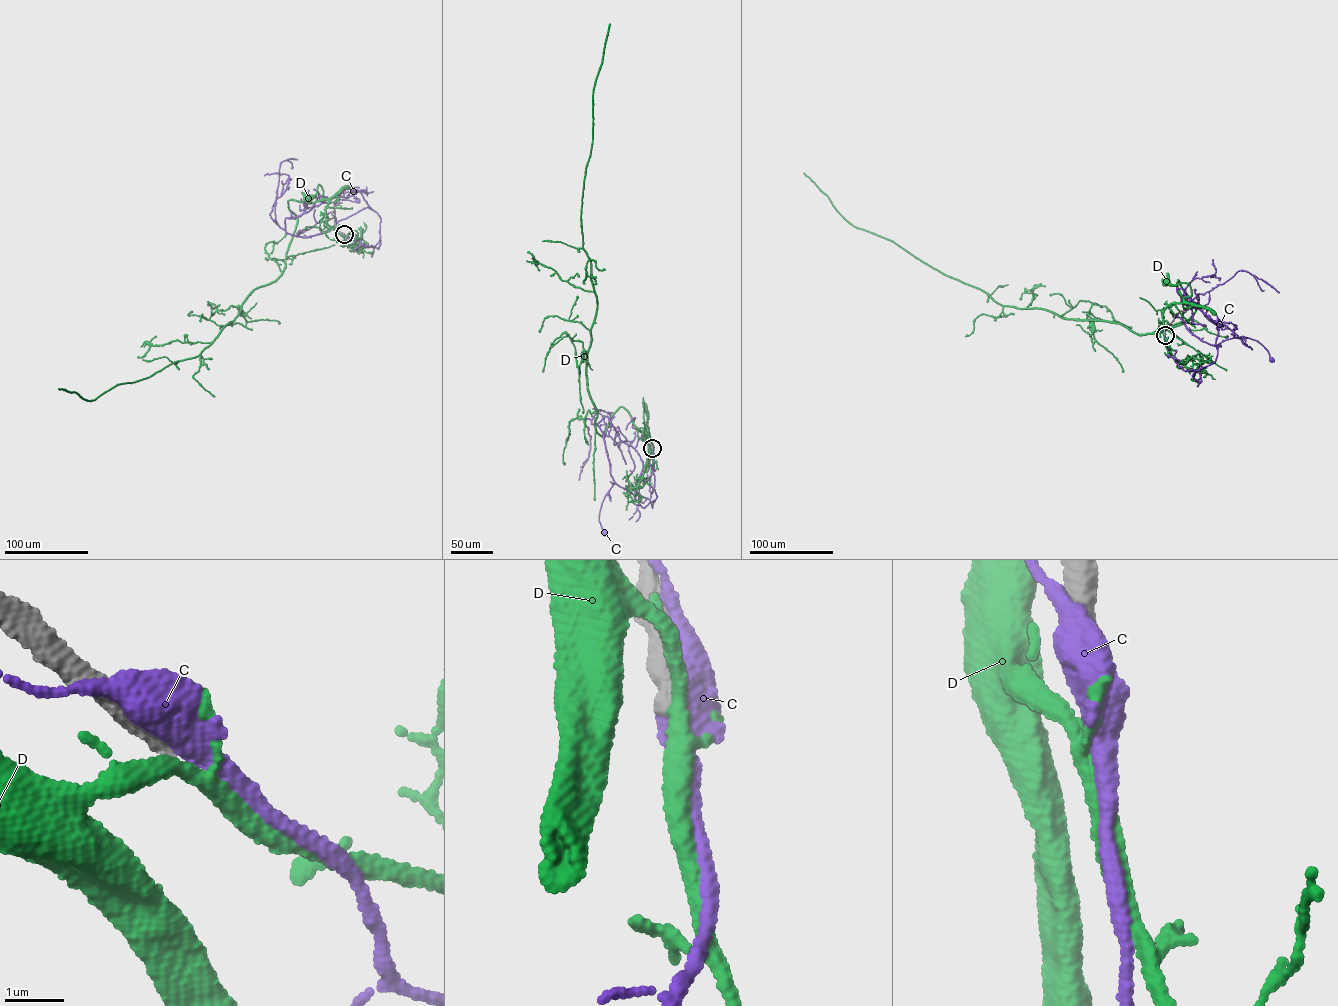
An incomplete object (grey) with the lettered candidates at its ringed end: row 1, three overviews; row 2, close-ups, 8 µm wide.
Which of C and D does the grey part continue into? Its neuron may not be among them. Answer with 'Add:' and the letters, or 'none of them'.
Add: none of them

